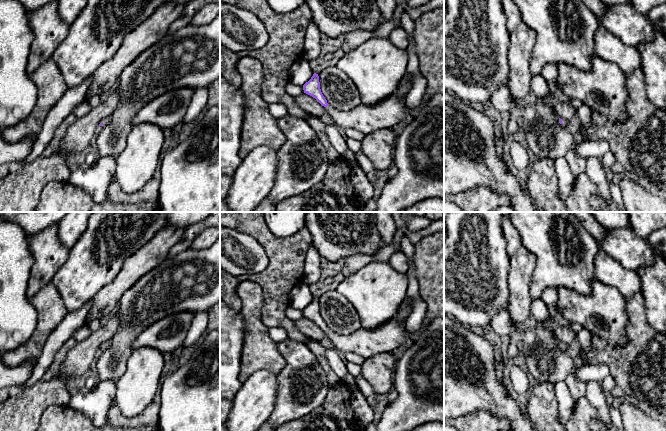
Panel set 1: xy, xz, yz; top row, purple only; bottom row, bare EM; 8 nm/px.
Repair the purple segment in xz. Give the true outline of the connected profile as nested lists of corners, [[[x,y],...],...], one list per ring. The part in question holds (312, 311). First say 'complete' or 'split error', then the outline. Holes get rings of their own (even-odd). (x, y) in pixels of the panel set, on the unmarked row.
split error; [[[316,297],[303,309],[303,314],[327,333],[337,351],[354,352],[365,359],[383,351],[391,352],[403,345],[407,338],[405,321],[398,319],[398,313],[379,327],[370,330],[359,329],[349,335],[341,335],[328,329]]]

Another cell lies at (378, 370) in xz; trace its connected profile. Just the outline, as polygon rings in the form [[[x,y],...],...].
[[[390,351],[375,354],[361,364],[360,376],[374,389],[376,394],[388,394],[393,389],[396,357]]]

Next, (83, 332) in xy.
[[[85,326],[78,328],[72,335],[72,337],[77,341],[81,342],[82,340],[88,338],[92,332]]]

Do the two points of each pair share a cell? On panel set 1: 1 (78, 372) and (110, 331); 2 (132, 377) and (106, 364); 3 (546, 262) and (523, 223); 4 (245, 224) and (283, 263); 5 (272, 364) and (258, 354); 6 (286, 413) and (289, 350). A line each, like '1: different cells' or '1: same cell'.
1: same cell
2: different cells
3: same cell
4: same cell
5: same cell
6: same cell

